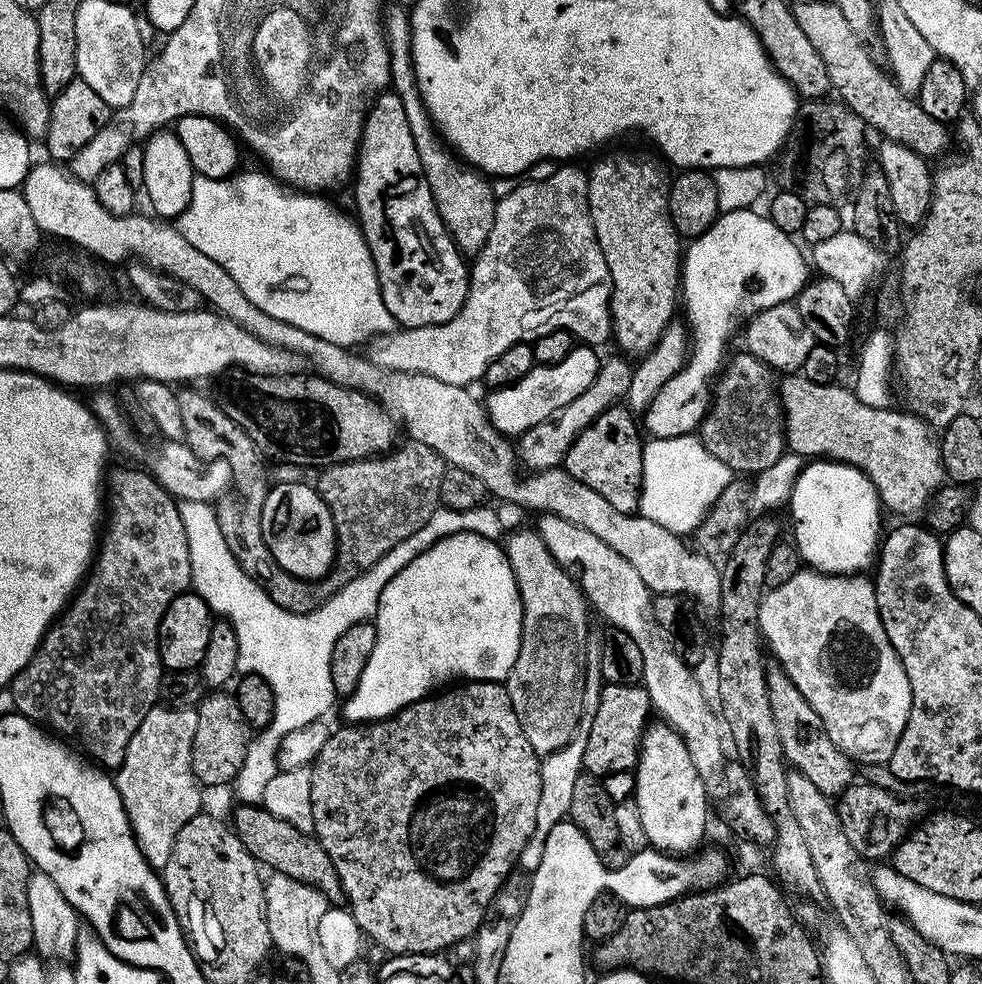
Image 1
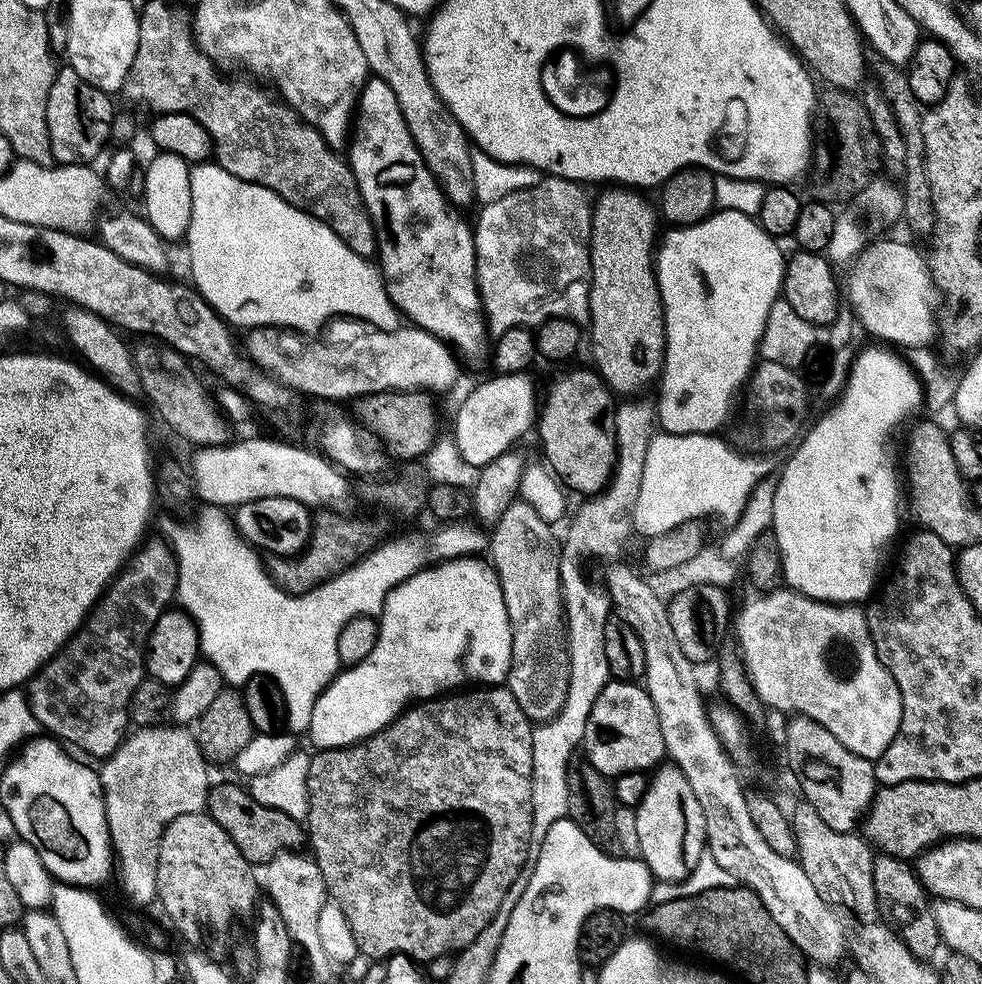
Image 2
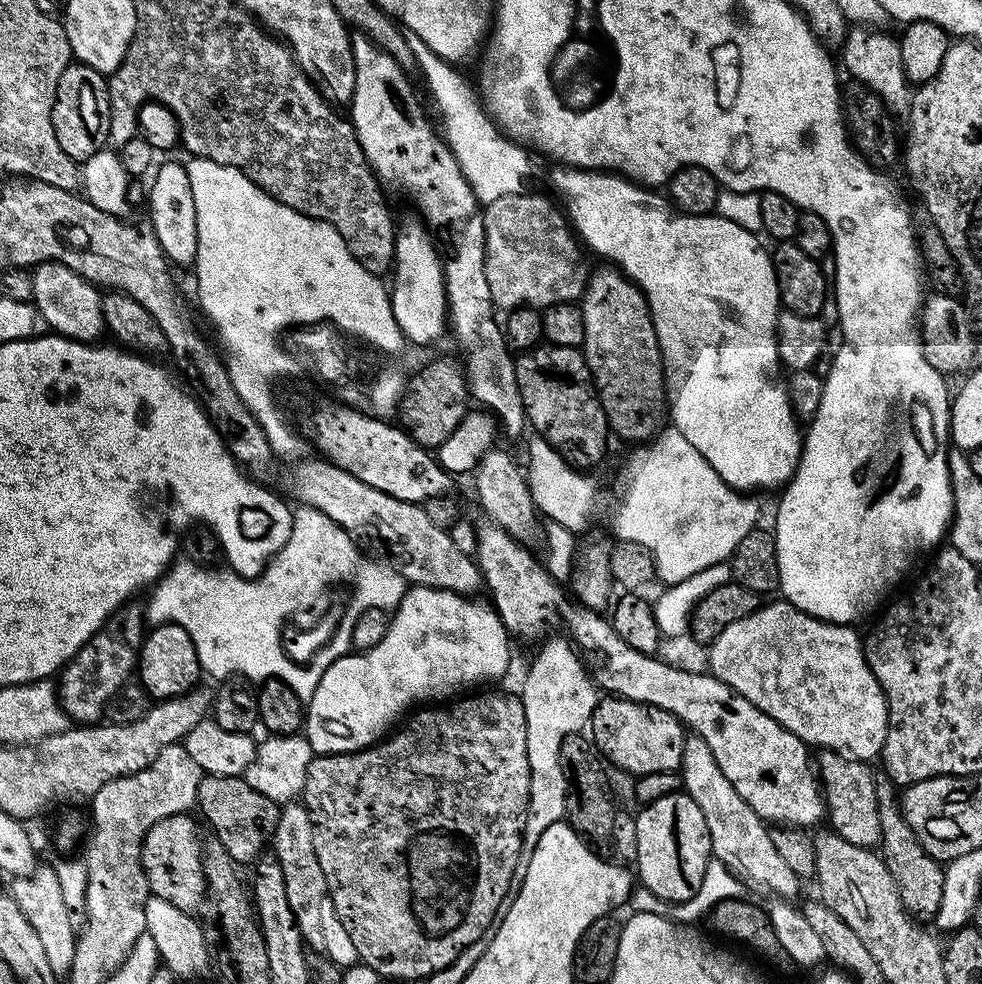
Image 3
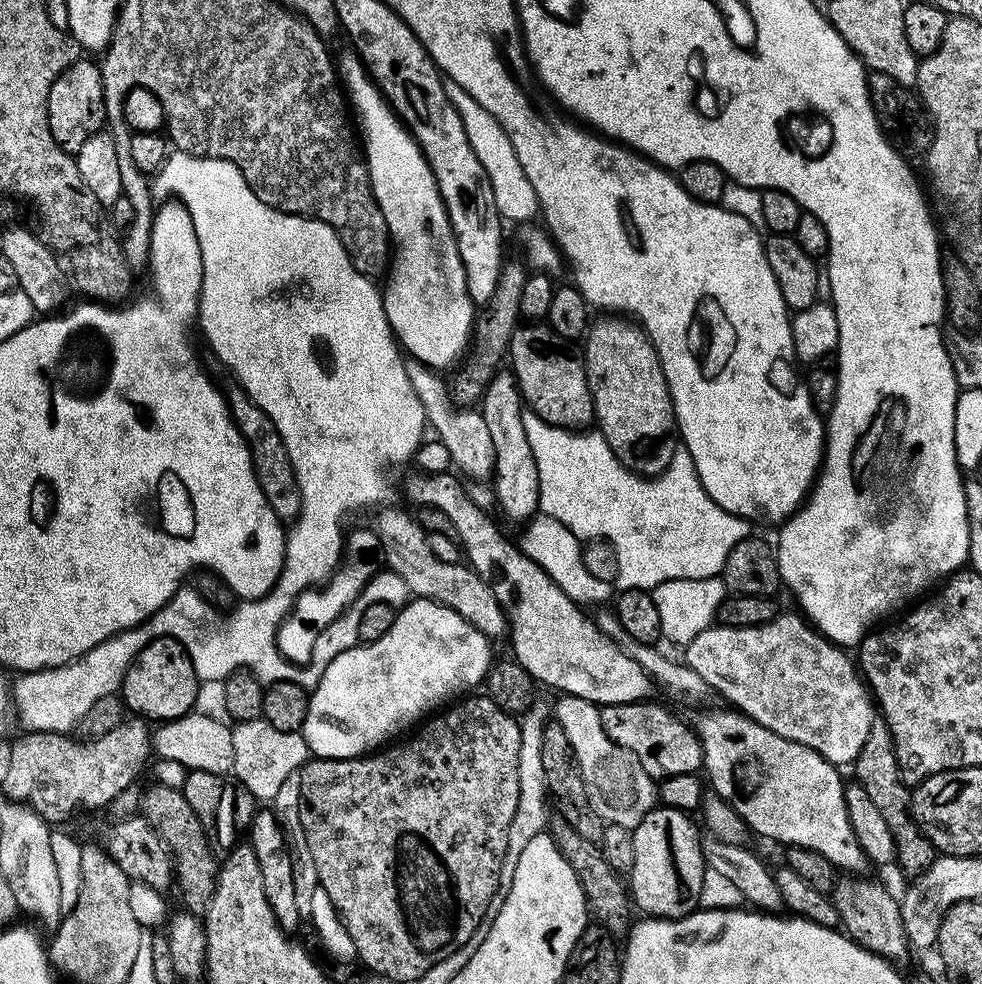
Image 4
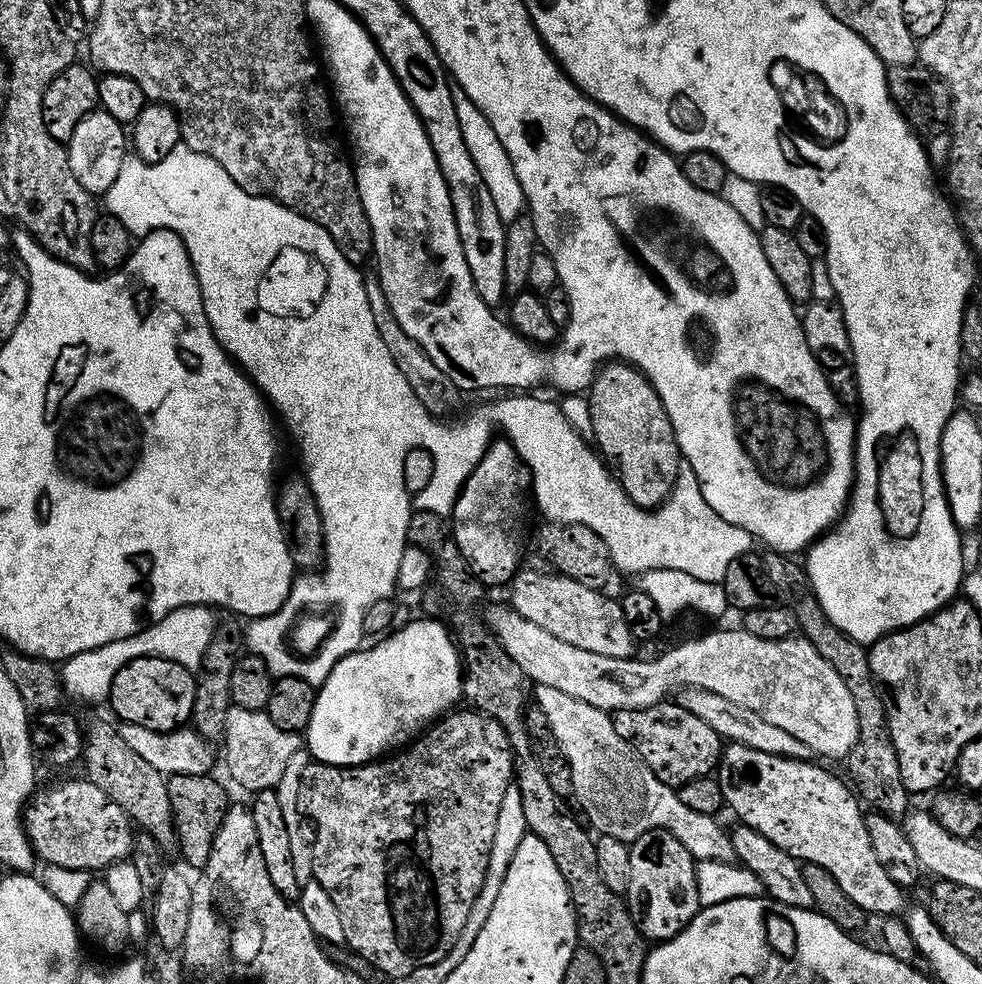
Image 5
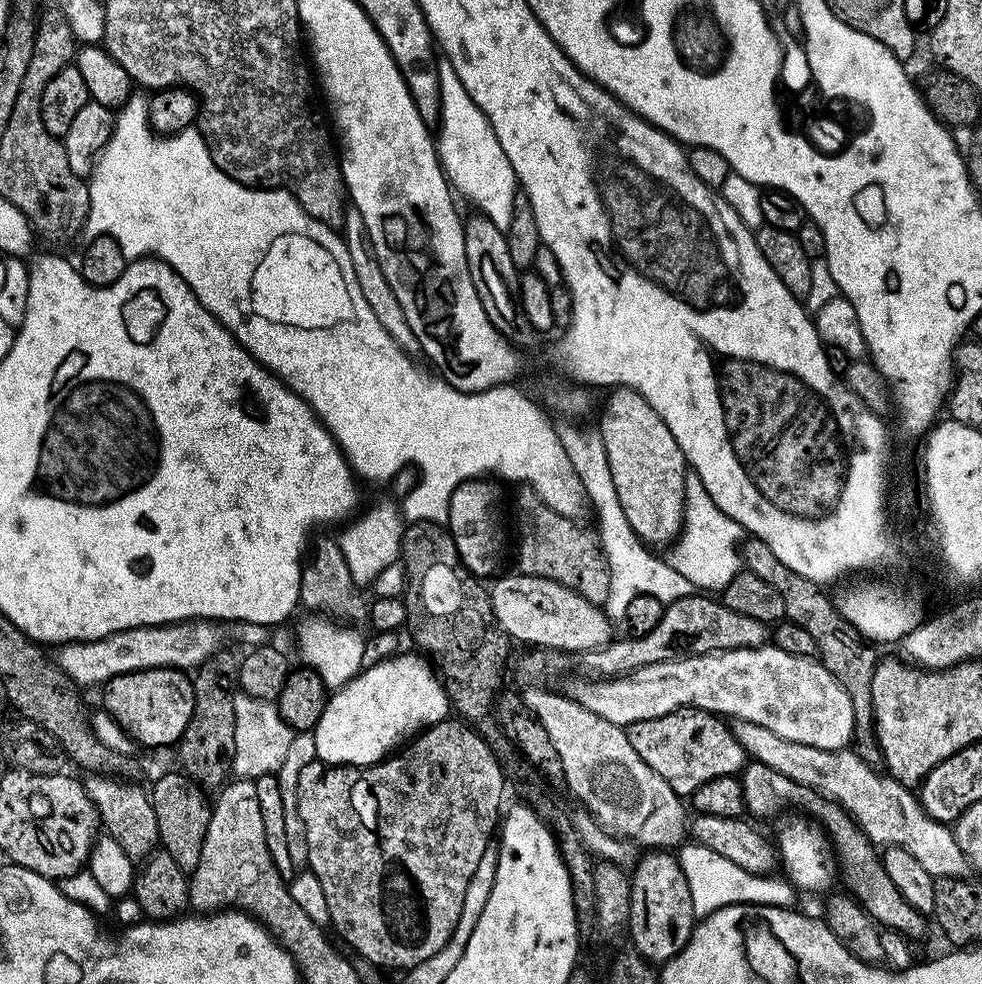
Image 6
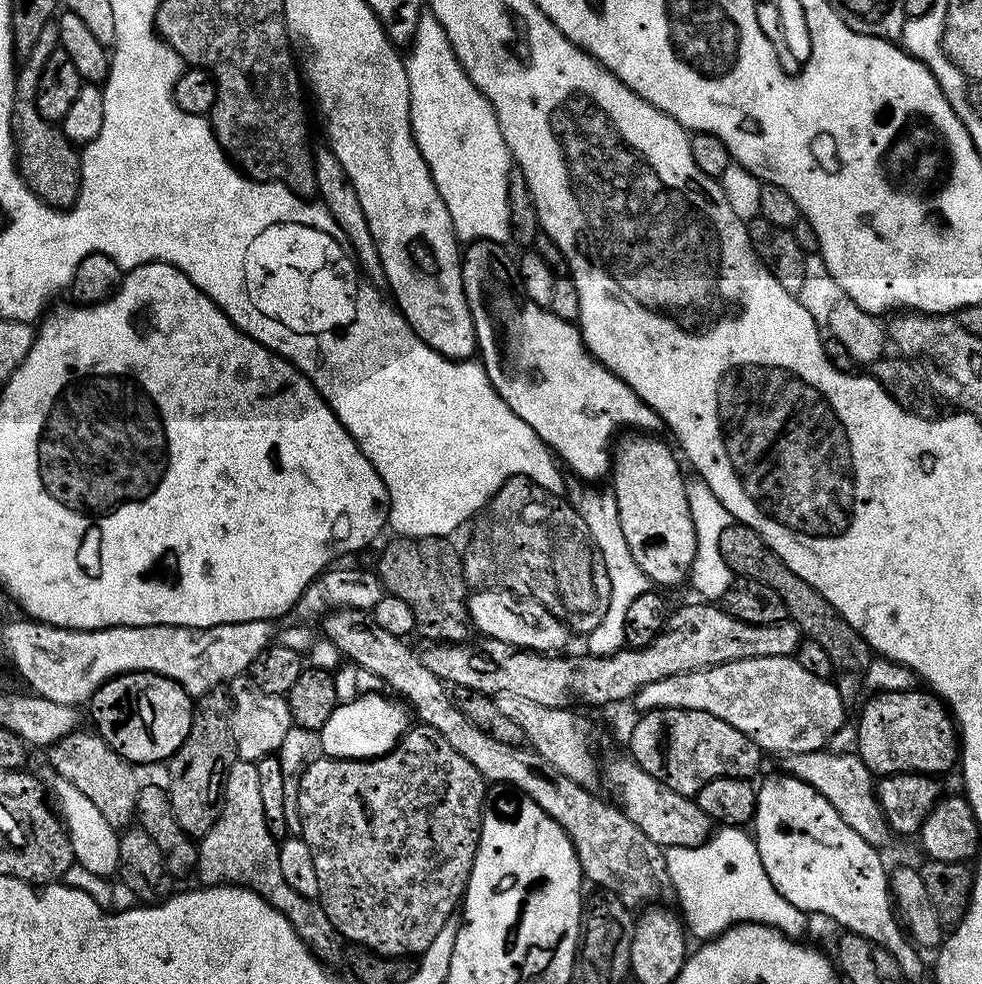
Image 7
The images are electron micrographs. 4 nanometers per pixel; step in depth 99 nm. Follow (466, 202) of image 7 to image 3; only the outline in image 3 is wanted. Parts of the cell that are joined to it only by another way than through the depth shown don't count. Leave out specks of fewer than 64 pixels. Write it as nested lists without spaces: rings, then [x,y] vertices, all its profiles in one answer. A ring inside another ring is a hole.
[[[417,43],[414,48],[417,57],[425,56],[424,76],[428,79],[428,92],[440,111],[440,120],[444,123],[442,135],[448,141],[448,147],[456,155],[463,174],[470,182],[474,194],[481,205],[487,206],[506,198],[509,194],[525,191],[524,183],[532,172],[528,161],[529,153],[515,140],[509,140],[492,117],[484,110],[484,105],[468,86],[467,82],[456,73],[457,69],[440,56],[429,54],[428,47]]]

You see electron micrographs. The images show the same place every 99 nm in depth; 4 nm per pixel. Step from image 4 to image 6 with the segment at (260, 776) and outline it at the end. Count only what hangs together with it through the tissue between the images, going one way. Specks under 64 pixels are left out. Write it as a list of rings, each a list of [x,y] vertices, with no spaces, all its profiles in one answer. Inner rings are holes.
[[[236,694],[234,704],[234,756],[231,771],[245,780],[257,780],[260,776],[279,773],[286,762],[286,750],[293,738],[291,726],[278,714],[275,703],[253,696]]]

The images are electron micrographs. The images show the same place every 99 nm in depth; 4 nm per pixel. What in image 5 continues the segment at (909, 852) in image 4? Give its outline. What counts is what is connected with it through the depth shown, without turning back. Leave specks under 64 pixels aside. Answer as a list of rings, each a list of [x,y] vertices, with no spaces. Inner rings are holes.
[[[775,550],[763,553],[766,578],[770,578],[775,599],[783,603],[785,608],[794,610],[797,629],[805,640],[810,641],[814,650],[826,658],[842,674],[846,682],[846,690],[854,698],[854,708],[858,710],[858,738],[846,757],[848,776],[851,787],[858,793],[859,799],[869,809],[875,810],[889,818],[900,818],[909,811],[910,794],[902,782],[902,774],[898,770],[898,754],[892,745],[892,735],[888,729],[889,705],[882,695],[870,670],[868,648],[854,642],[850,634],[838,630],[830,618],[826,618],[826,610],[818,602],[814,590],[808,581],[805,565],[791,555]],[[766,553],[766,554],[765,554]],[[880,691],[880,692],[879,692]],[[852,779],[852,780],[851,780]],[[868,804],[869,805],[868,805]],[[901,815],[901,816],[900,816]]]

